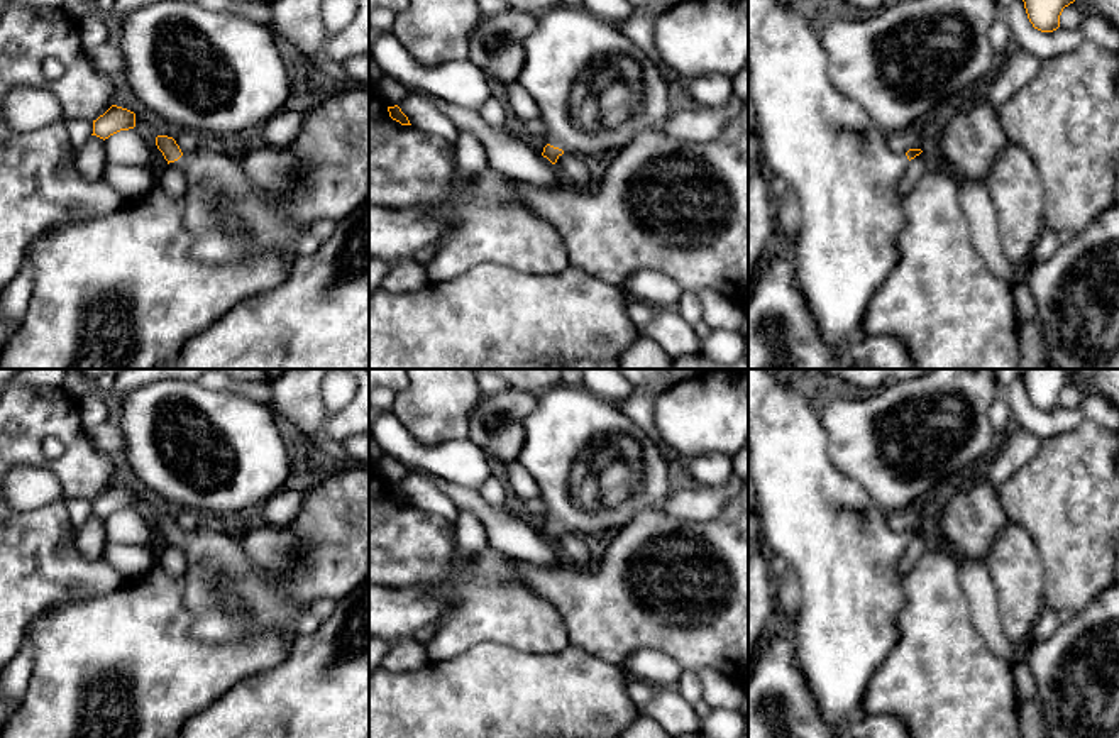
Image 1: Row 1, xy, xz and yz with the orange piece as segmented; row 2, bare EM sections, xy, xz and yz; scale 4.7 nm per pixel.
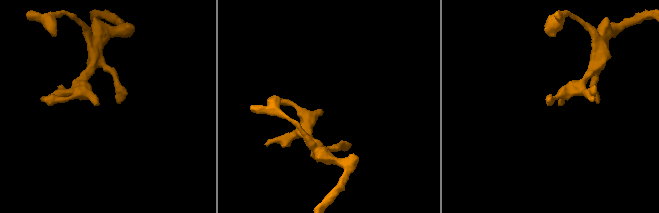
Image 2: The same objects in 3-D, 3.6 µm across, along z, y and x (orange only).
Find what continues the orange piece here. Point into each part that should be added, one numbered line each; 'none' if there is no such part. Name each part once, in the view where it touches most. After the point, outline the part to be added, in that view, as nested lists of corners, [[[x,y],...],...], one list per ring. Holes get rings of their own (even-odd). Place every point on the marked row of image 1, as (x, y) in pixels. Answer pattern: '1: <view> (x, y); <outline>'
1: xz (566, 41); [[[559,3],[537,14],[537,29],[525,39],[525,66],[518,83],[530,93],[547,124],[547,144],[581,159],[609,157],[638,132],[660,129],[674,112],[675,90],[659,66],[620,32],[618,24],[584,7]],[[613,54],[625,54],[642,64],[645,90],[633,112],[589,134],[576,122],[569,95],[586,68]]]

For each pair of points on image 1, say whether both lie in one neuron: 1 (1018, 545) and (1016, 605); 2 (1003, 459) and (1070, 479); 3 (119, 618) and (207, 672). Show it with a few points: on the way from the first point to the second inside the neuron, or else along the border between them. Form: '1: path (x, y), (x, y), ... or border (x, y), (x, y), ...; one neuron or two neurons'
1: path (1018, 561), (1018, 589); one neuron
2: border (1043, 439), (1041, 449), (996, 488); two neurons
3: path (141, 640), (173, 672), (185, 672); one neuron

